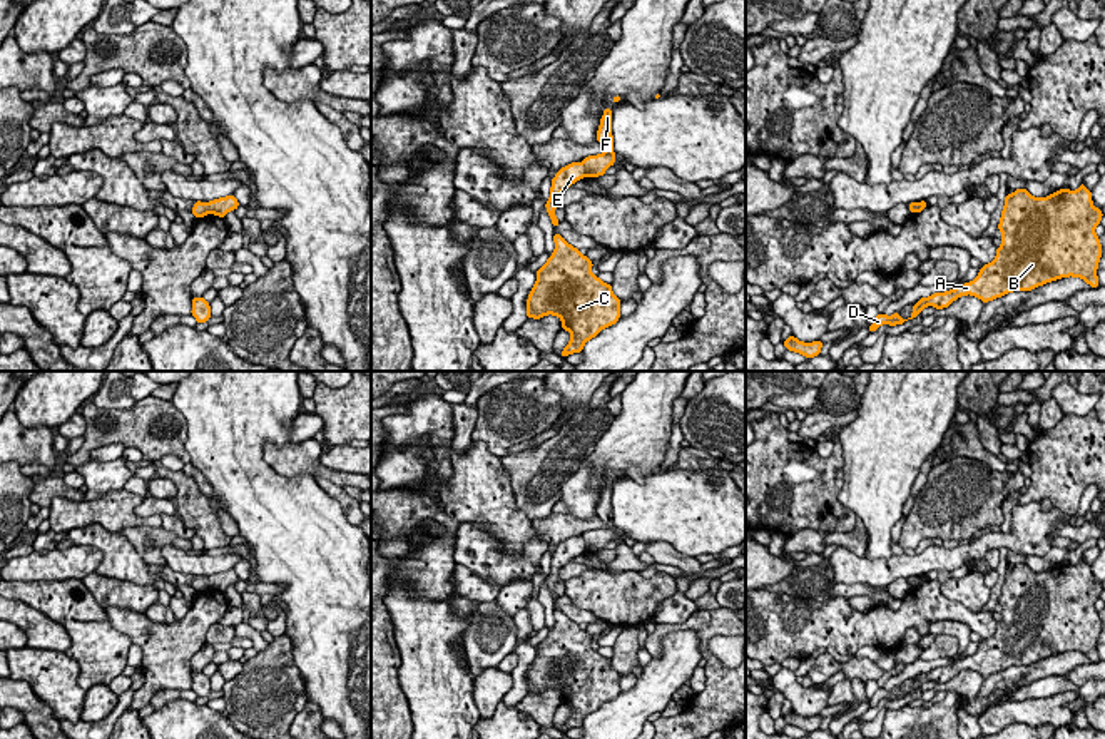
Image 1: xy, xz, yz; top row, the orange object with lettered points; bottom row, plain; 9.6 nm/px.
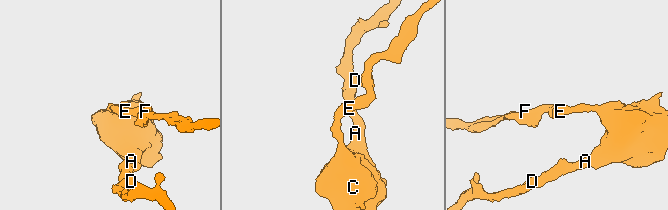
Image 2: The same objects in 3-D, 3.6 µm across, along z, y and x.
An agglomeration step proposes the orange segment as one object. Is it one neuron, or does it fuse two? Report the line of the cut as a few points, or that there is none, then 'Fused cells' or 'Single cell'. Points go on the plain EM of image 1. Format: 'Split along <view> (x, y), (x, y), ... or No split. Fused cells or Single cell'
Split along xz (582, 537), (587, 549). Fused cells

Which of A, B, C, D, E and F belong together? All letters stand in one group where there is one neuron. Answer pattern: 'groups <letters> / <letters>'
groups A B C D E / F

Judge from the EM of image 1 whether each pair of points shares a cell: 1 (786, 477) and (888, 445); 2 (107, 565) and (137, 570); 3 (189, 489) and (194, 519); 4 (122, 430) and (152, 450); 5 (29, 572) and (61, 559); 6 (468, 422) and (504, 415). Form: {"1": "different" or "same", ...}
{"1": "different", "2": "same", "3": "same", "4": "same", "5": "same", "6": "different"}

